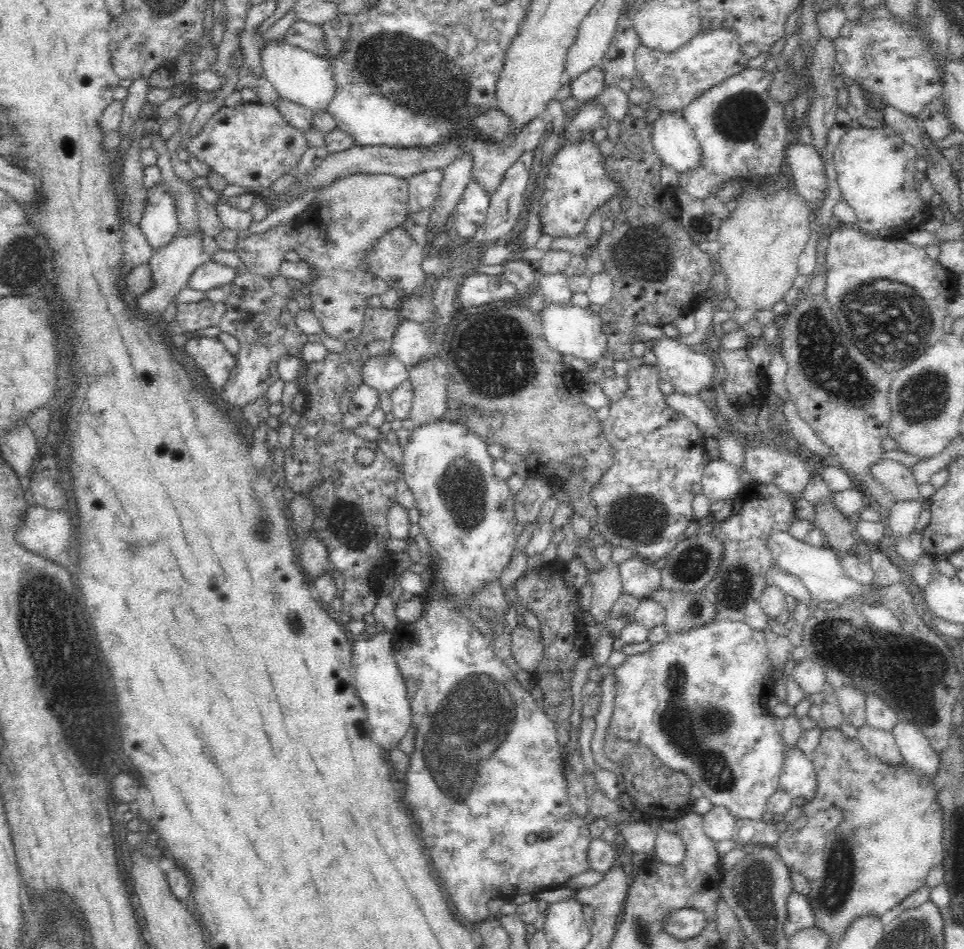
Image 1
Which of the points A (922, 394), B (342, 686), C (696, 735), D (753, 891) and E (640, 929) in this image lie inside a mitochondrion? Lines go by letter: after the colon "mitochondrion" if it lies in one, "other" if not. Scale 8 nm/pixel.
A: mitochondrion
B: other
C: mitochondrion
D: mitochondrion
E: mitochondrion

